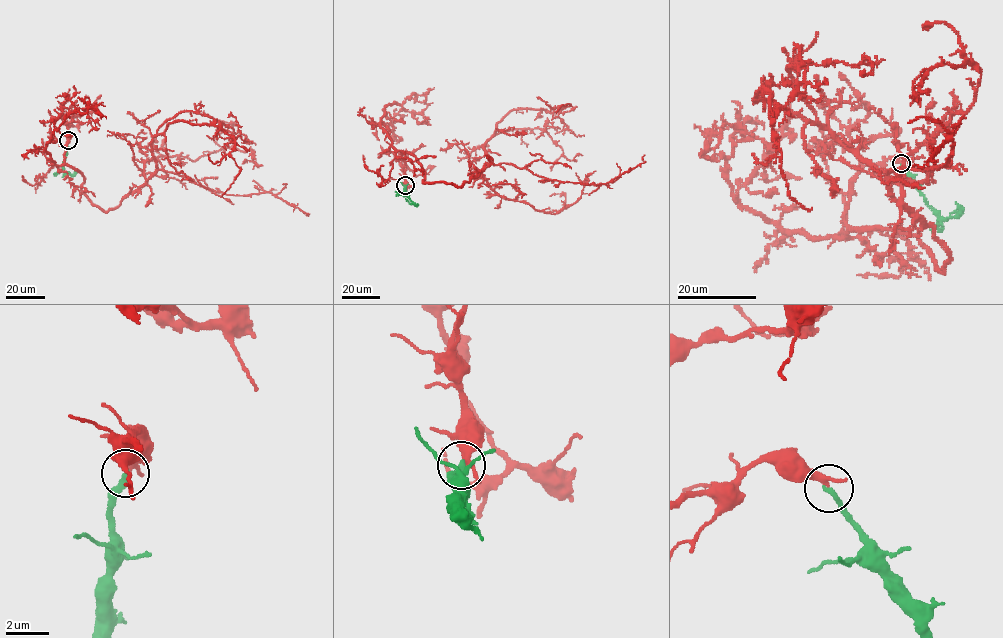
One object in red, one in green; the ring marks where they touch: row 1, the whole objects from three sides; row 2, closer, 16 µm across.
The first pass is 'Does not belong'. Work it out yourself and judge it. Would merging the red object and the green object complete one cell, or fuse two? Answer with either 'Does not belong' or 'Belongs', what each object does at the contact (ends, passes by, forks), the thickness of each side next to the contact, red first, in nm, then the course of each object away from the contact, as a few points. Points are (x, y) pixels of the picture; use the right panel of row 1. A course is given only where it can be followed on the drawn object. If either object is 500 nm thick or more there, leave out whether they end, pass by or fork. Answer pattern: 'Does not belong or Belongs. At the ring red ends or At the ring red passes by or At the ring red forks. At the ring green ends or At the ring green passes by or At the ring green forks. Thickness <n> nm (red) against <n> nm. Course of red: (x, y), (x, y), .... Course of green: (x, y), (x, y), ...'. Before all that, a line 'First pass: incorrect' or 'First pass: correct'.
First pass: incorrect
Belongs. At the ring red passes by. At the ring green ends. Thickness 240 nm (red) against 280 nm. Course of red: (901, 163), (860, 168), (846, 225), (914, 234), (944, 270), (883, 173), (761, 88), (811, 208). Course of green: (901, 164), (938, 217), (957, 216), (957, 212), (946, 219)

